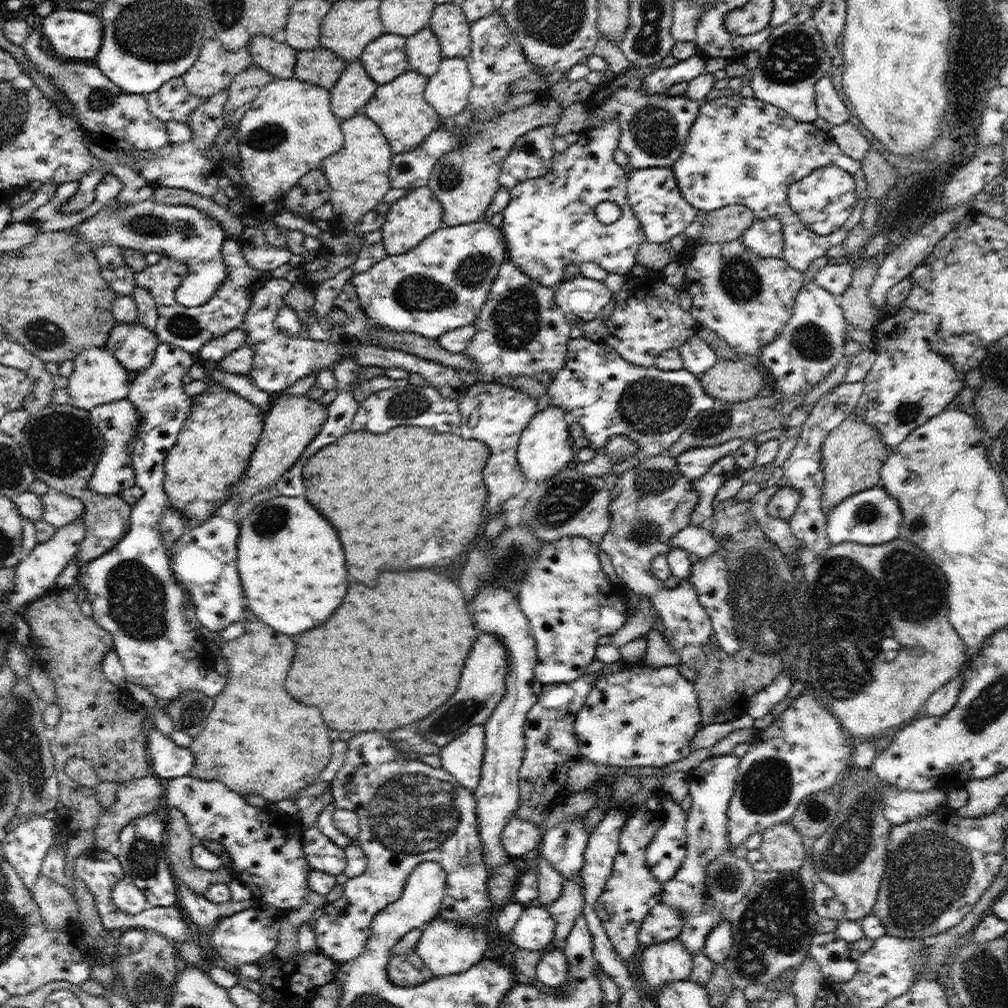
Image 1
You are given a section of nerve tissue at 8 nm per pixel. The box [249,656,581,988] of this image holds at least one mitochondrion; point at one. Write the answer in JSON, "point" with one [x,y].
{"point":[413,813]}

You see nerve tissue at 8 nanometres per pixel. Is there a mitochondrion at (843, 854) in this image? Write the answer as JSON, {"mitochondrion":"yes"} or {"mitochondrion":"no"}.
{"mitochondrion":"yes"}

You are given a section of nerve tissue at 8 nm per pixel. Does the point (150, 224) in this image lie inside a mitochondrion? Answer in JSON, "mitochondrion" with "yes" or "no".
{"mitochondrion":"yes"}

